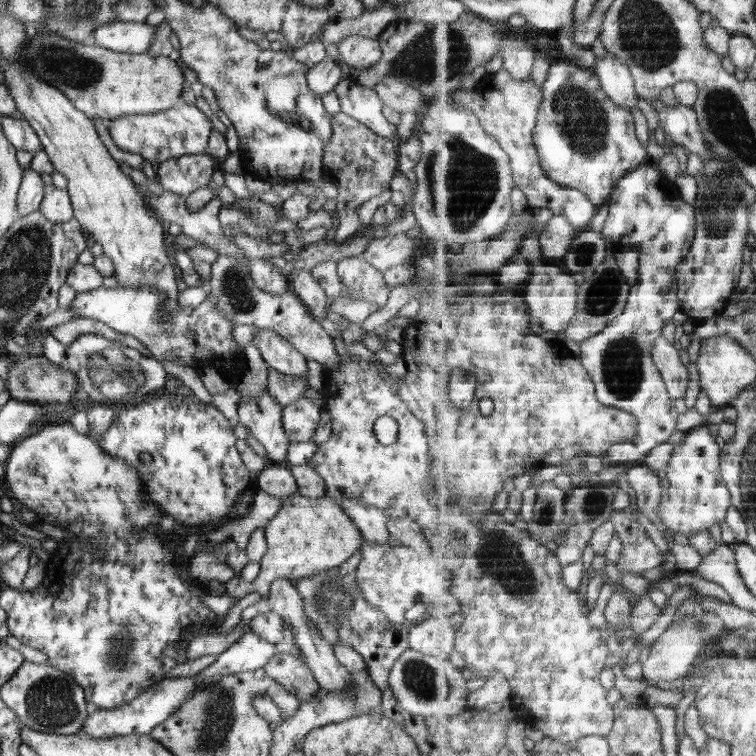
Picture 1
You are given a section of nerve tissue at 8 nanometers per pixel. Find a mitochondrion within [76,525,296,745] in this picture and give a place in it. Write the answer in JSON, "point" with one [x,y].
{"point":[121,648]}

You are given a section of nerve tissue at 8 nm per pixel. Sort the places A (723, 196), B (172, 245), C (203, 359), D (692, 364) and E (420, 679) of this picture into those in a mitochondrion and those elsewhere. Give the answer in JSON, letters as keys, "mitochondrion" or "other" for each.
{"A":"mitochondrion","B":"other","C":"other","D":"other","E":"mitochondrion"}

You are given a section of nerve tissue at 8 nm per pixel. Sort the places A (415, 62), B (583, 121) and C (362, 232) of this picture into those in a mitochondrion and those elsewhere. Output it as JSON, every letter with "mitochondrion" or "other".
{"A":"mitochondrion","B":"mitochondrion","C":"other"}

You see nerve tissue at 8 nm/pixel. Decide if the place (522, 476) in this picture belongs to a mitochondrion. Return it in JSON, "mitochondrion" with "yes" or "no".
{"mitochondrion":"no"}

